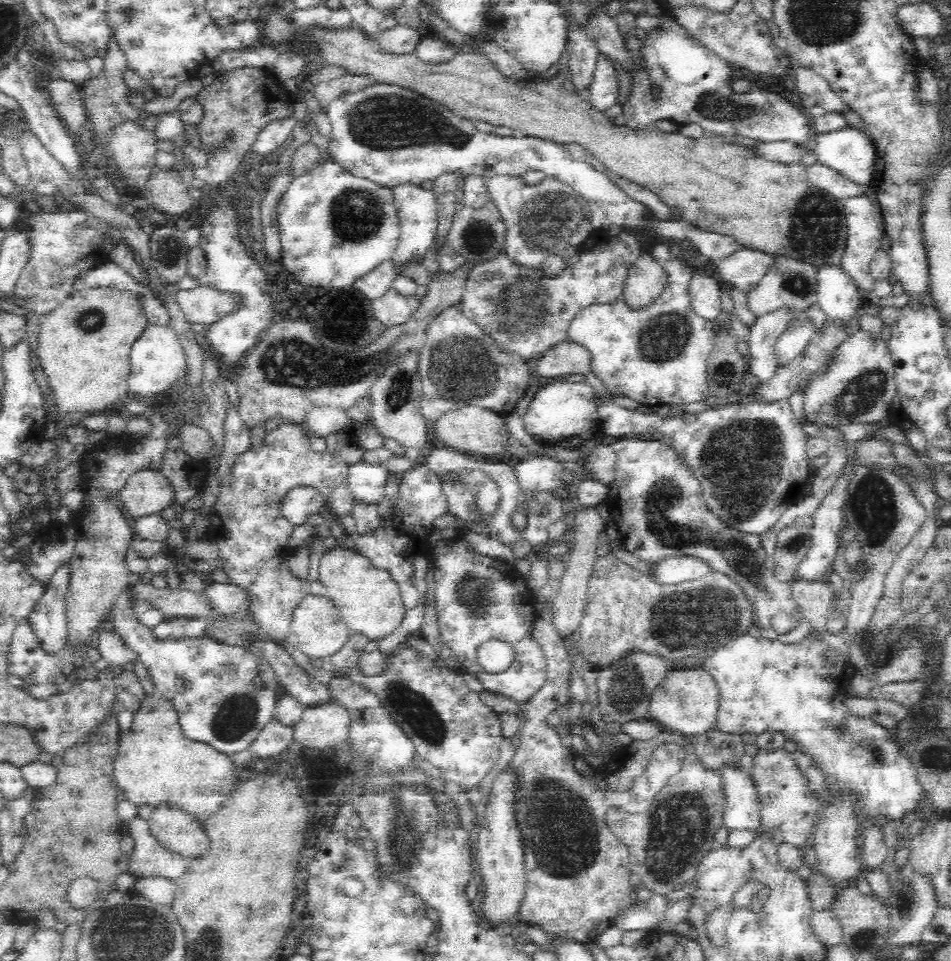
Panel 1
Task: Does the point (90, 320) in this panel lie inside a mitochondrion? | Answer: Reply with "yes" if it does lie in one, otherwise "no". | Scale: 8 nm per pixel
yes

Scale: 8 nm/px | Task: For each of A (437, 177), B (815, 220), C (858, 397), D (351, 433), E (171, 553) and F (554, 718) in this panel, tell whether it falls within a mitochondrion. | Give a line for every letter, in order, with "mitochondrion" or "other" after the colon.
A: other
B: mitochondrion
C: mitochondrion
D: other
E: other
F: other

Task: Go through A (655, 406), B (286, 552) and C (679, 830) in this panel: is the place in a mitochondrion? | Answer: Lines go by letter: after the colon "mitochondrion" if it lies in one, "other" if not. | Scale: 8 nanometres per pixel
A: other
B: other
C: mitochondrion

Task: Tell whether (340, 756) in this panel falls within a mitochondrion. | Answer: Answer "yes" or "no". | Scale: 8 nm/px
no

